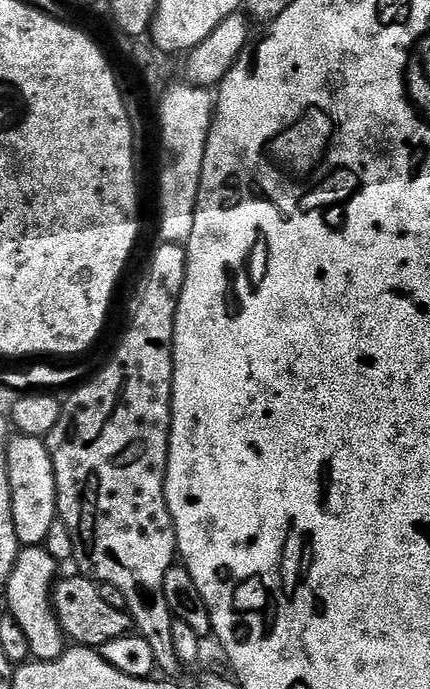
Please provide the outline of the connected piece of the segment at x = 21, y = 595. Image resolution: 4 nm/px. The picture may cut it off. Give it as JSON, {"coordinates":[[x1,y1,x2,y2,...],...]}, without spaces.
{"coordinates":[[43,546,21,547,18,558,14,562,14,570,8,579,7,611,22,626,22,634,26,634,26,642,30,642,32,660,53,660,58,658,66,650,66,637,62,626,56,621,56,611,52,609,52,589,58,579,58,561,56,561]]}

